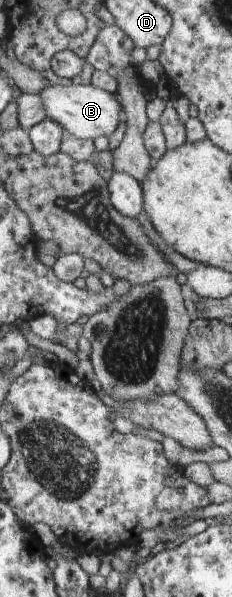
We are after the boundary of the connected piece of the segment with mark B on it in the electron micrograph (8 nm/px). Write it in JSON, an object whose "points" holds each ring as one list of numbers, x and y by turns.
{"points":[[92,83,84,85,48,85,39,93,45,104,46,119,59,123,63,129,82,140,94,140,99,137,111,137,119,122,123,120,121,103,115,94,96,88]]}

